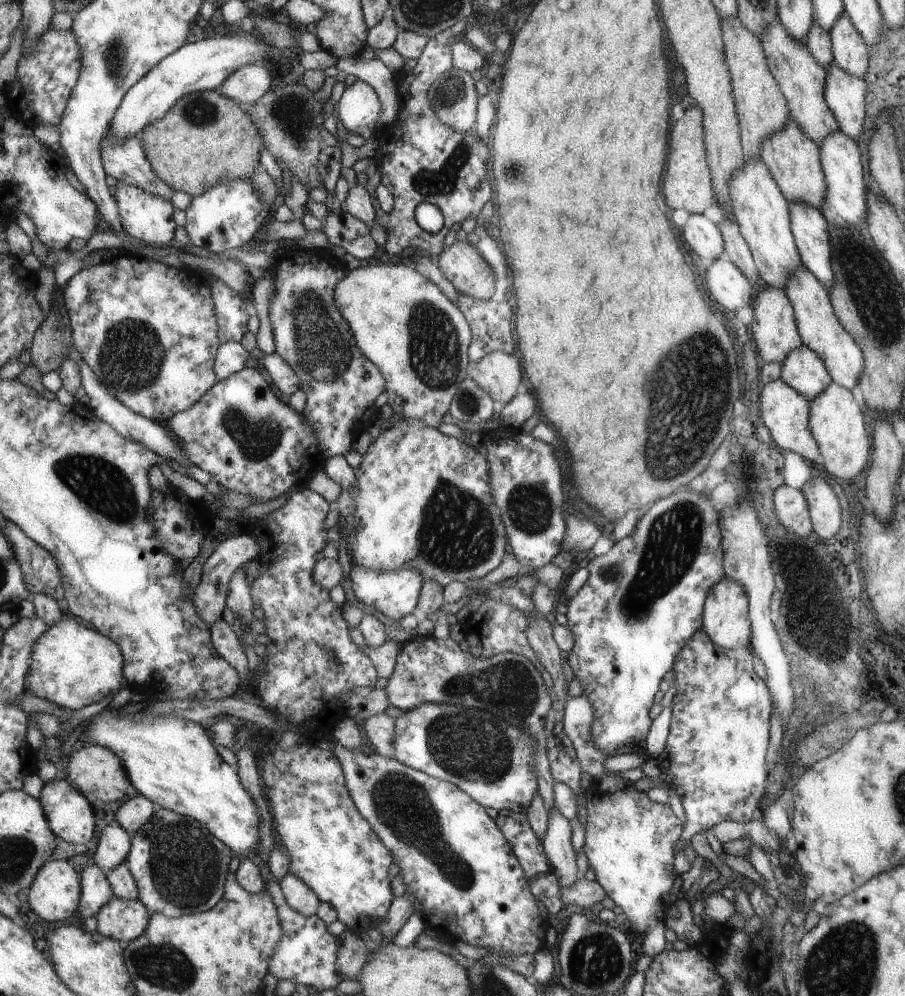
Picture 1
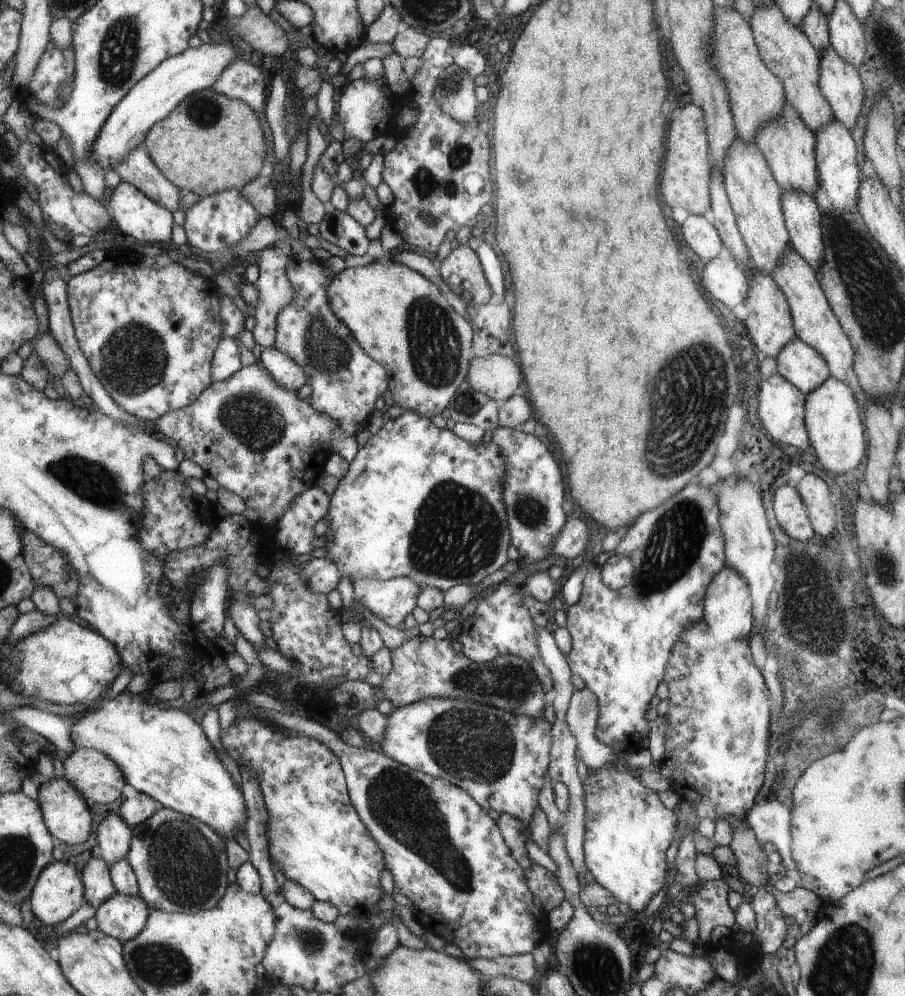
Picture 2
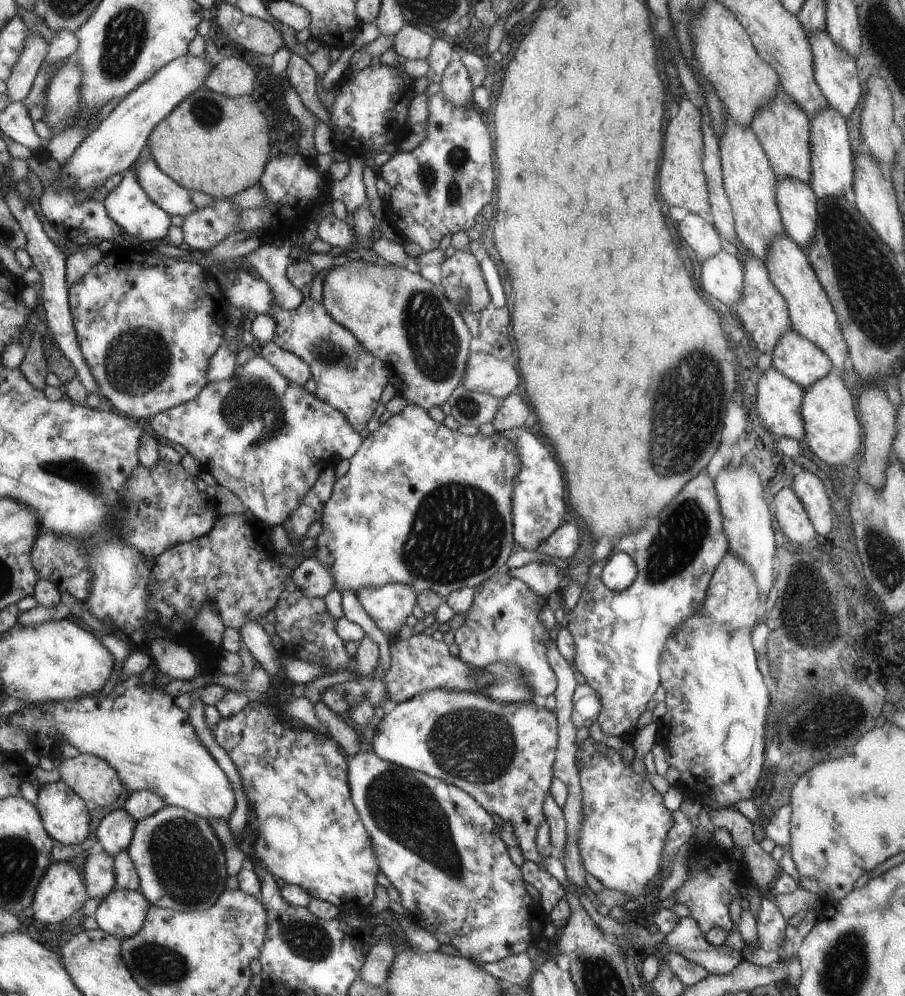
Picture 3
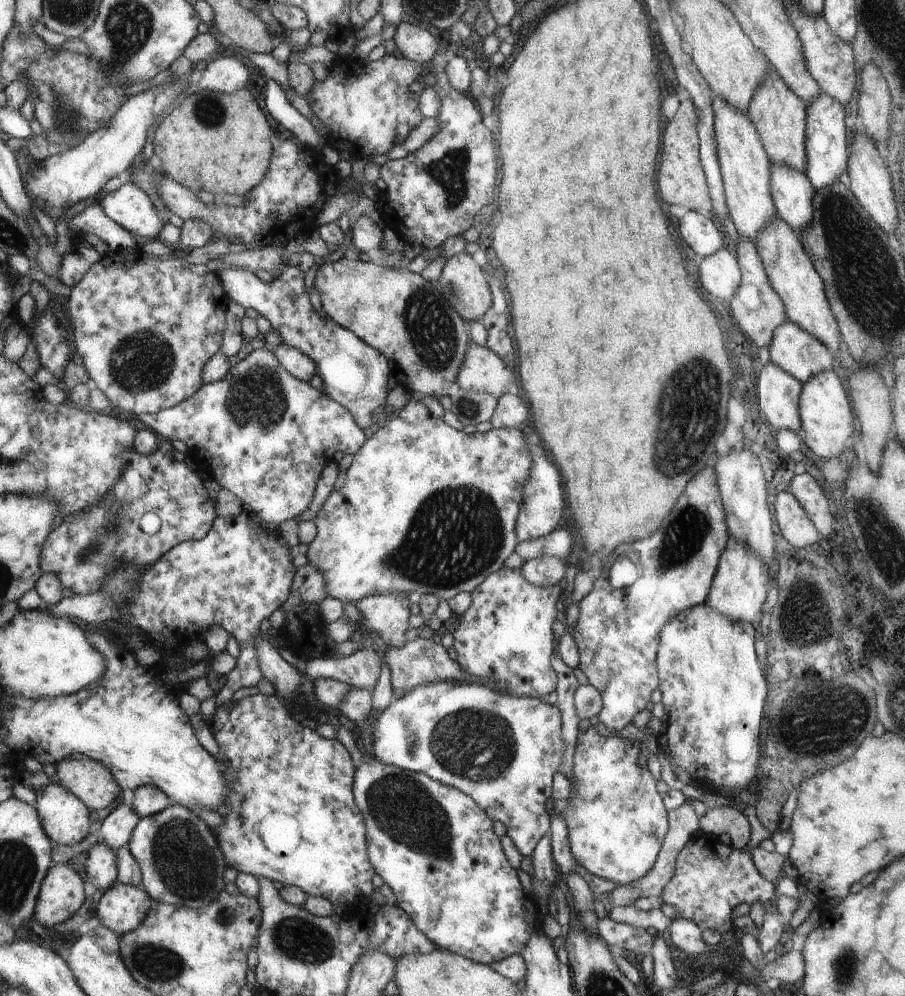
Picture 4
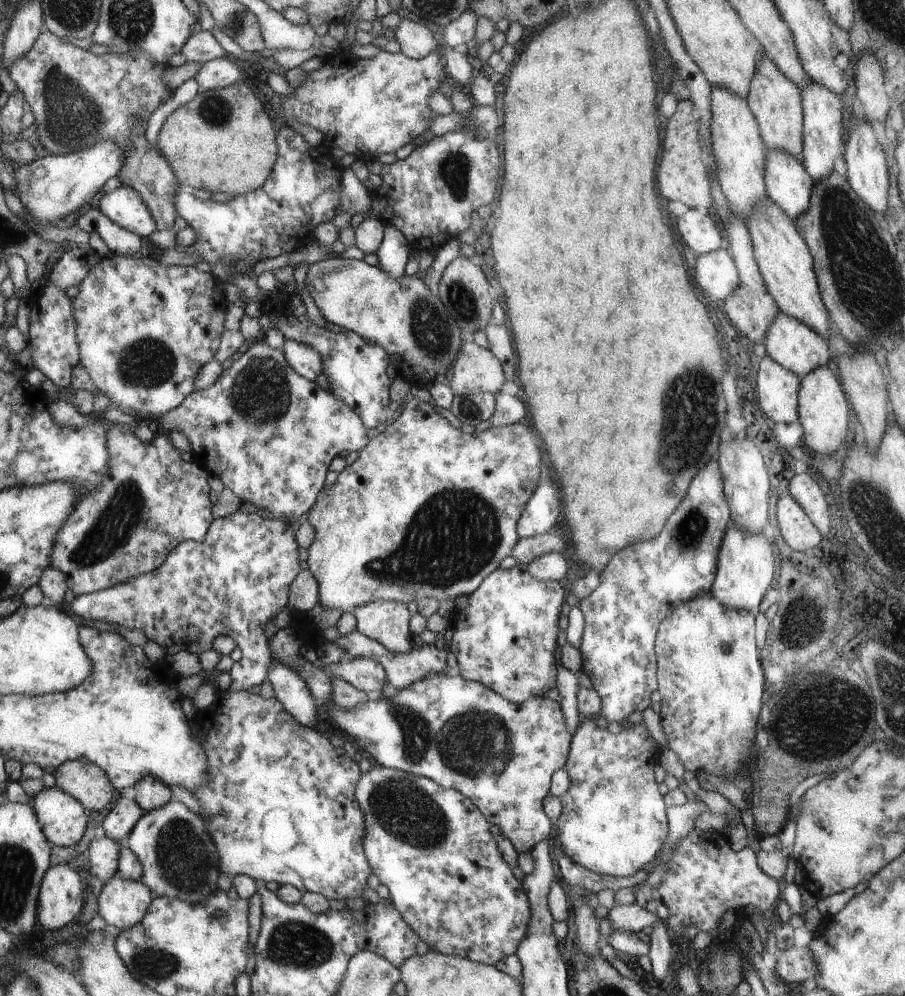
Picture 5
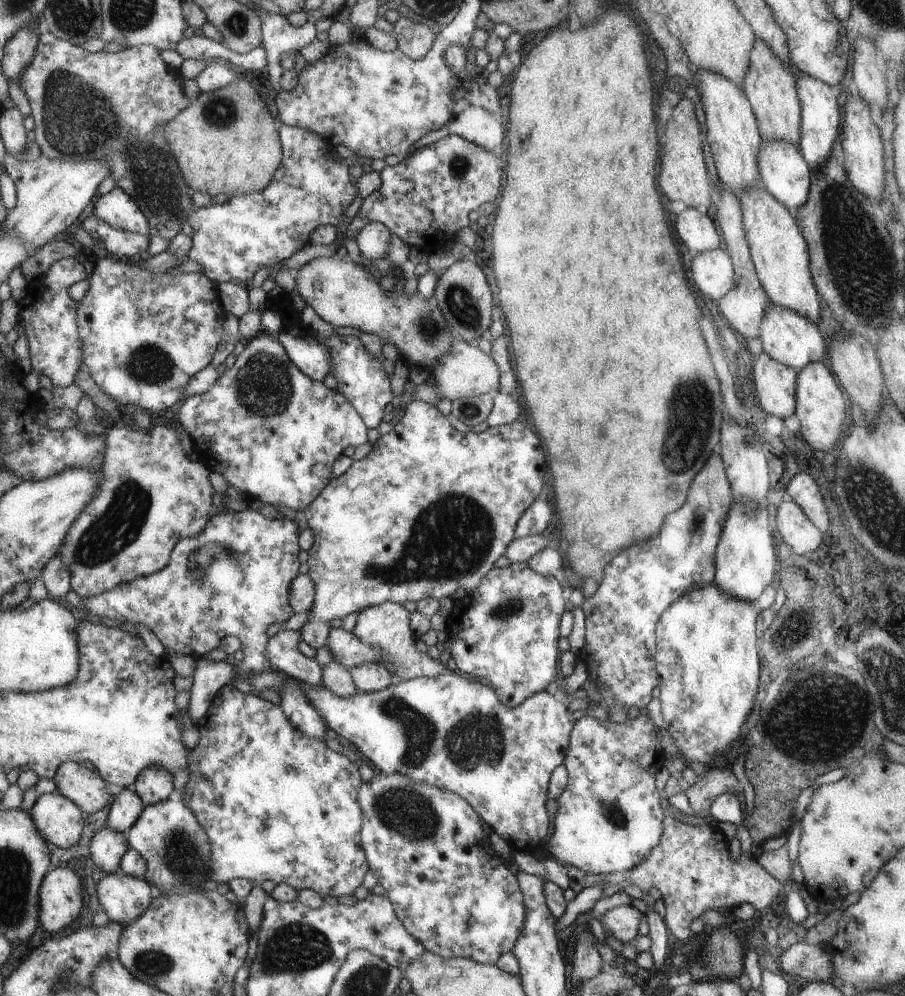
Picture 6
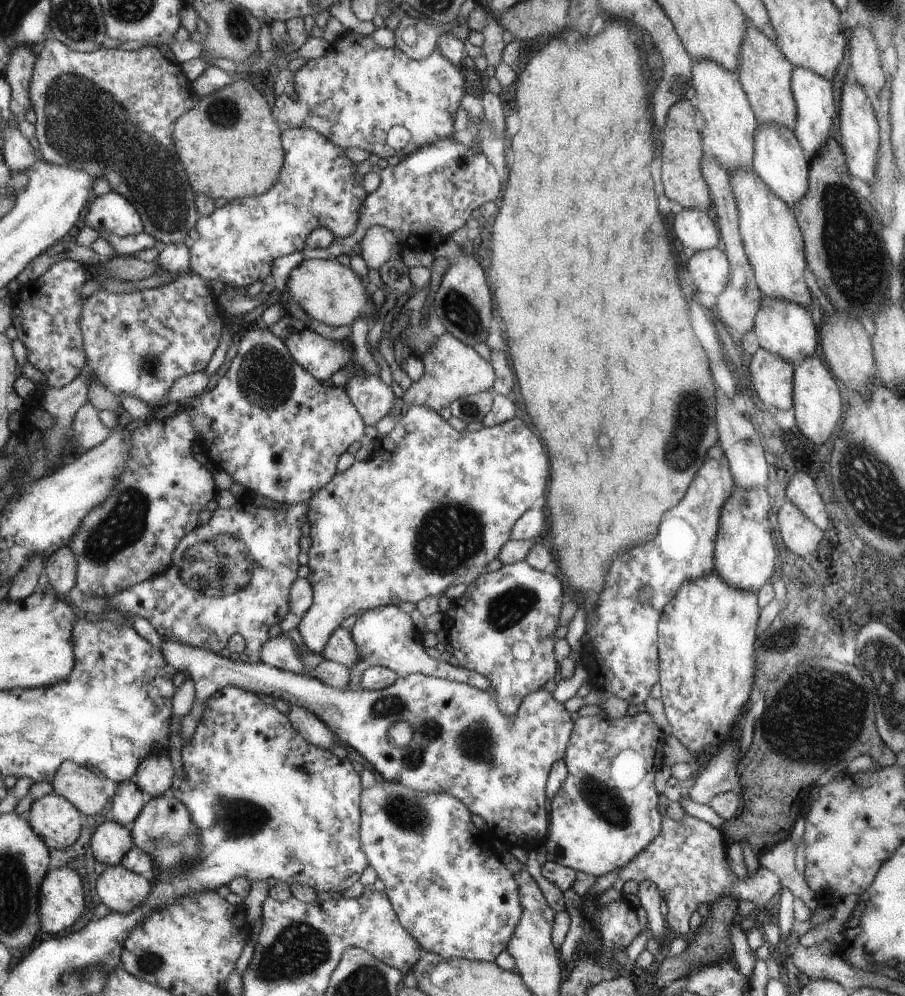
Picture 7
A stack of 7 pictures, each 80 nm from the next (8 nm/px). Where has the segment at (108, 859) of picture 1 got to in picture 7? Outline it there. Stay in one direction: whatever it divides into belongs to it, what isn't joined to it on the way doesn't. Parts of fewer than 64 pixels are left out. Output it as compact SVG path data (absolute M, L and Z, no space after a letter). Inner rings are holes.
M133 779L118 784L111 798L113 801L113 820L131 827L139 813L152 798Z

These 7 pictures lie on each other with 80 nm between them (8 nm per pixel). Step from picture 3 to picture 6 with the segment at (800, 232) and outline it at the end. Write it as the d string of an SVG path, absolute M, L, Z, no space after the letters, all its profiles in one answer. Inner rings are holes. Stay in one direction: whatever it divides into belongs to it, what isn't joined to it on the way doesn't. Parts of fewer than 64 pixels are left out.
M781 139L762 140L758 150L758 171L761 186L787 208L795 210L800 204L806 202L810 192L811 168L794 144Z

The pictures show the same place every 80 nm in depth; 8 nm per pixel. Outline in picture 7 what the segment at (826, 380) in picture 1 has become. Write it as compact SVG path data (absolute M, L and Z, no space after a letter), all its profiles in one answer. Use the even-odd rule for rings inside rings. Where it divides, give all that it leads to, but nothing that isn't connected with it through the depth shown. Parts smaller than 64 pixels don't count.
M763 295L759 301L752 330L759 347L790 362L801 362L806 356L813 355L815 346L819 343L817 339L818 328L815 327L804 306L767 295Z

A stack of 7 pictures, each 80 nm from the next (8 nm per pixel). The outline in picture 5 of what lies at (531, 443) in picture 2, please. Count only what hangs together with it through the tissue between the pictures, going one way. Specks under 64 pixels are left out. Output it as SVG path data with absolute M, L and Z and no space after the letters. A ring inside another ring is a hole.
M543 482L534 490L529 502L517 522L519 538L546 533L563 514L559 504L559 494L551 482Z

